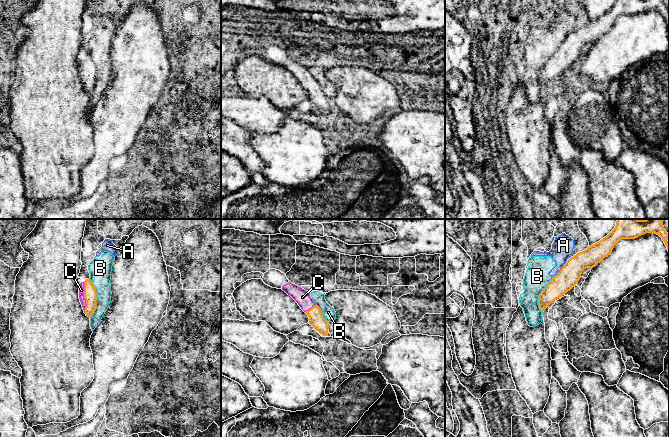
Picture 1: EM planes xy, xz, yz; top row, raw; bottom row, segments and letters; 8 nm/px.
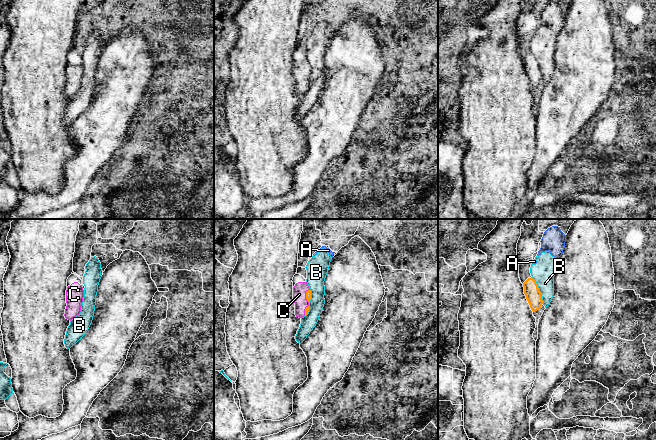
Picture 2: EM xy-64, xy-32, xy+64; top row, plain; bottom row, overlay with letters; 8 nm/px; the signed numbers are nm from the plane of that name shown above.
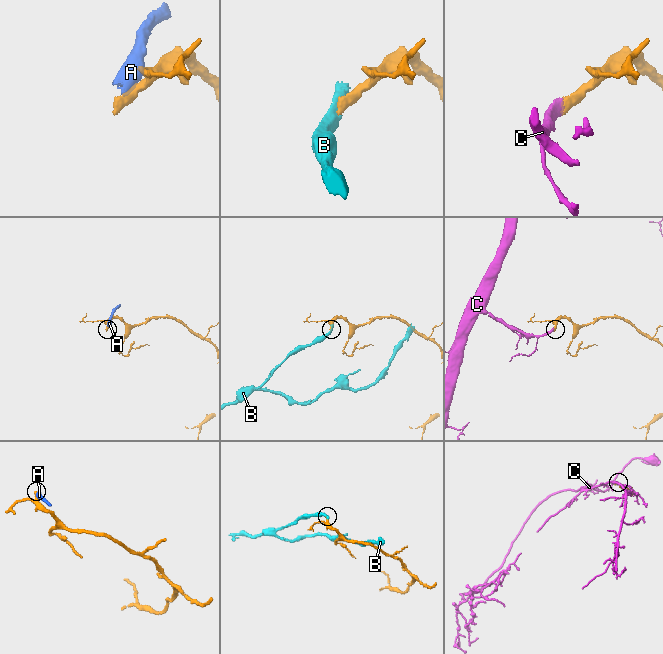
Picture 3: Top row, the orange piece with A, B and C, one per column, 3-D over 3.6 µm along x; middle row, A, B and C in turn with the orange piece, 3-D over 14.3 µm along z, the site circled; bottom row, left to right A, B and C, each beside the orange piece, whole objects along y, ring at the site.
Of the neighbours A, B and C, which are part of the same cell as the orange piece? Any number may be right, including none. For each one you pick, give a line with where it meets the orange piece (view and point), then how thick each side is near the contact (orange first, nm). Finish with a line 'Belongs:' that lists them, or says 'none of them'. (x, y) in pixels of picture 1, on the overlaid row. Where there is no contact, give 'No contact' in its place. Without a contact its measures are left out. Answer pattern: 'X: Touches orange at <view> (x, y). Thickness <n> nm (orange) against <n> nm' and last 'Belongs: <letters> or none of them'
C: Touches orange at xy (84, 297). Thickness 110 nm (orange) against 50 nm
Belongs: C

